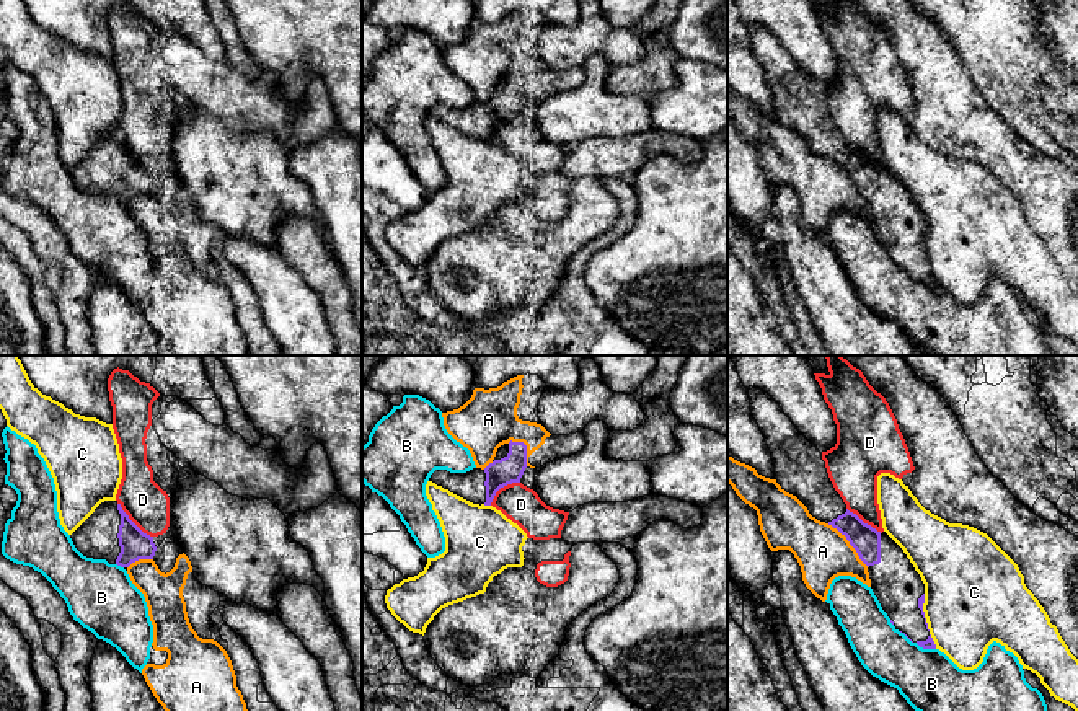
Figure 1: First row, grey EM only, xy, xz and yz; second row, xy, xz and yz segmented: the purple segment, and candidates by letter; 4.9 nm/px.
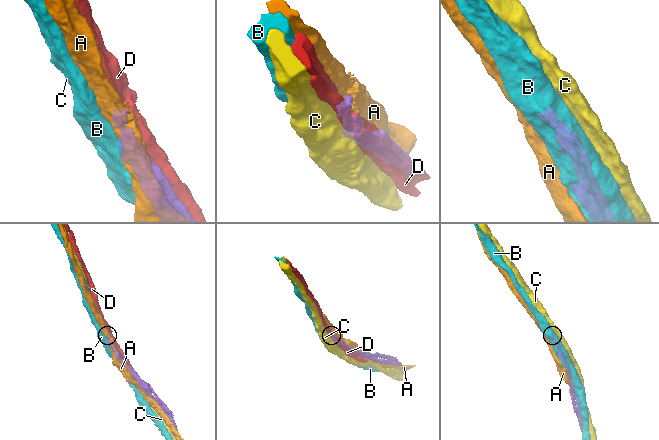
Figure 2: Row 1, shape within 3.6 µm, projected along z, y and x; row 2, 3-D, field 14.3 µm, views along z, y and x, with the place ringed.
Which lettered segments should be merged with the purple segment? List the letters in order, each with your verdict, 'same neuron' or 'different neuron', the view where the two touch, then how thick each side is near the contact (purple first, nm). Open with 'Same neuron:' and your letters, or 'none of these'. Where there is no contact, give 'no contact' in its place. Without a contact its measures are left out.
Same neuron: none of these
A: different neuron | yz | 140/260 nm
B: different neuron | yz | 50/300 nm
C: different neuron | yz | 50/440 nm
D: different neuron | xy | 150/220 nm

